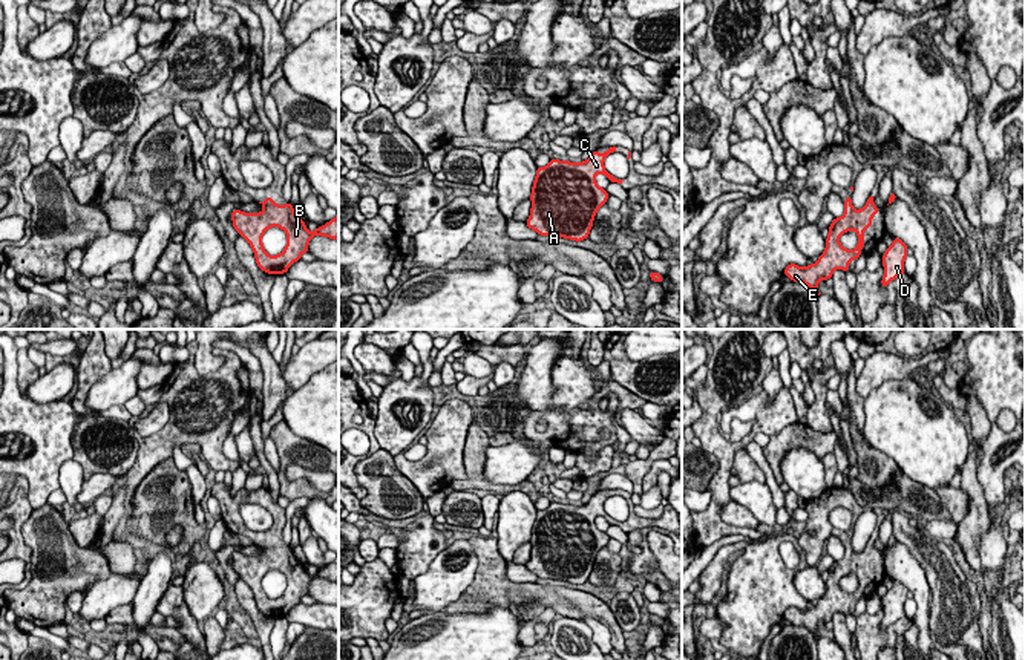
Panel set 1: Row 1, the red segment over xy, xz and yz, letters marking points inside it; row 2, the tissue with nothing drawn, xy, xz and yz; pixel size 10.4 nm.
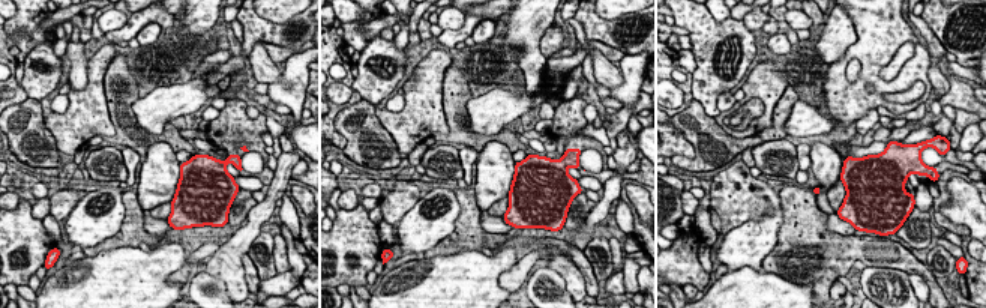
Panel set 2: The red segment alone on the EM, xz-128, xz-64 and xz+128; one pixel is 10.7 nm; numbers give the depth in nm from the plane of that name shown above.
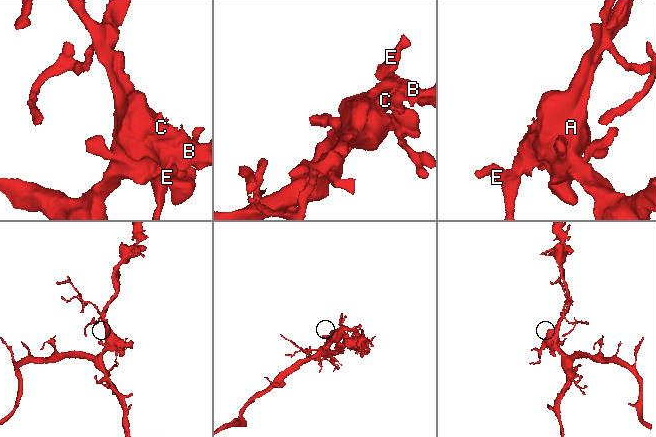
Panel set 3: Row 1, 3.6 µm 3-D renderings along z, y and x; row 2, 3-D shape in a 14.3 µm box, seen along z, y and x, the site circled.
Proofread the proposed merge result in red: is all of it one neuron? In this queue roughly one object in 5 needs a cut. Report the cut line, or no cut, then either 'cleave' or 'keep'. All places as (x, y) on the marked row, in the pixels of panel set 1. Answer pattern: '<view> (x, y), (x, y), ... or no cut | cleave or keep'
no cut | keep

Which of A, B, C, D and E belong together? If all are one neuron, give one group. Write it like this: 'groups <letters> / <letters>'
groups A B C D E

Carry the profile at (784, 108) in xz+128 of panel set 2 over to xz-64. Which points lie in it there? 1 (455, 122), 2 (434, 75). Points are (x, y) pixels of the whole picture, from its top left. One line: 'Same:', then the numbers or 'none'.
Same: 1

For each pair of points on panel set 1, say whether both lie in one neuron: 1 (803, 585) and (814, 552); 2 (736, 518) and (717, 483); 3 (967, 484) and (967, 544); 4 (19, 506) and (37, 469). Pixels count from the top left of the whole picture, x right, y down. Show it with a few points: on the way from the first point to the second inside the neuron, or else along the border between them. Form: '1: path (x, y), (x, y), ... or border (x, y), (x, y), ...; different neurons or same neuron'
1: border (808, 564), (815, 567); different neurons
2: border (720, 506), (720, 516), (728, 524), (753, 527); different neurons
3: path (975, 499), (975, 522), (969, 529); same neuron
4: border (17, 473), (26, 480), (26, 498), (34, 509); different neurons

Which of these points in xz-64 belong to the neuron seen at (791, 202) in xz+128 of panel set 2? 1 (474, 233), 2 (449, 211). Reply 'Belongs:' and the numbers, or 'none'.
Belongs: 1

